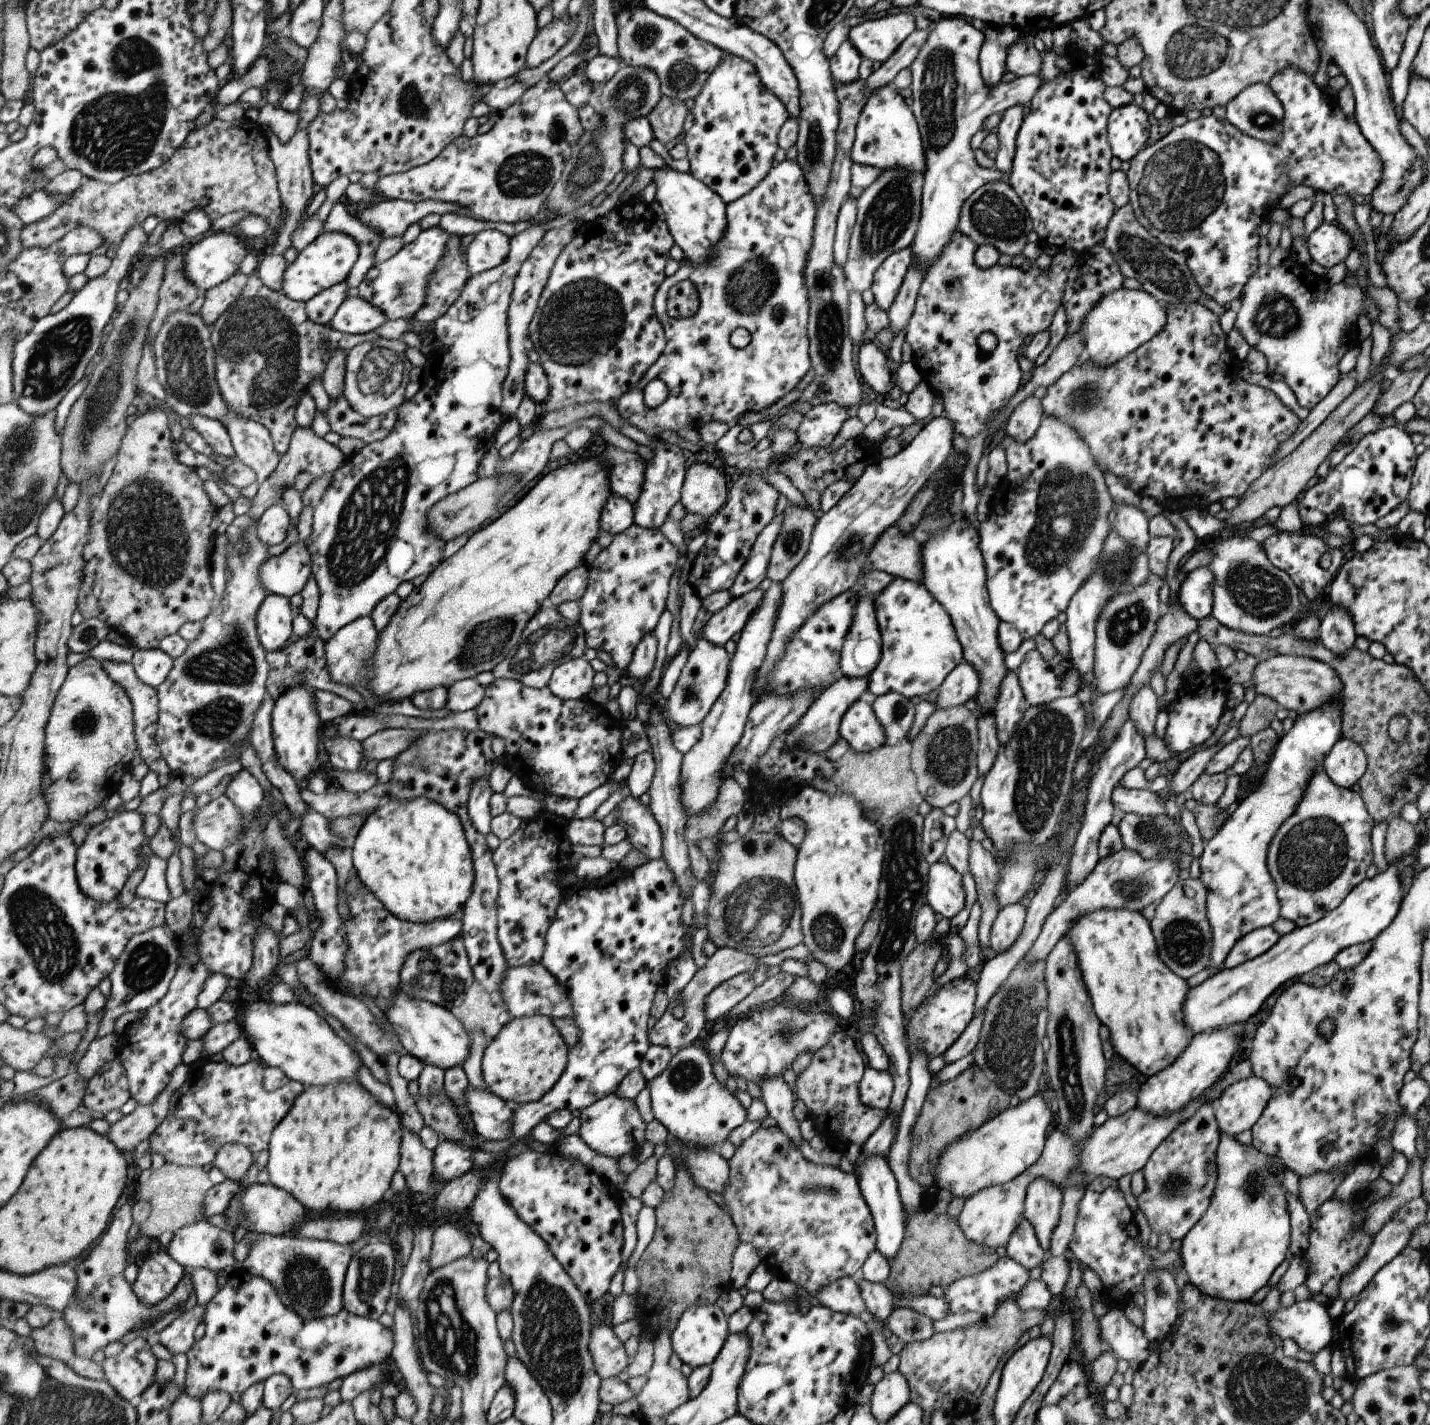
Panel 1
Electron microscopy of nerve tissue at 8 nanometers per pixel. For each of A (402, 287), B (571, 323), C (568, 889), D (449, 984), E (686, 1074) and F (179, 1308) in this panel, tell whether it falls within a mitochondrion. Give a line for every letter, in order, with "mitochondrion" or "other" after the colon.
A: mitochondrion
B: mitochondrion
C: other
D: mitochondrion
E: mitochondrion
F: other

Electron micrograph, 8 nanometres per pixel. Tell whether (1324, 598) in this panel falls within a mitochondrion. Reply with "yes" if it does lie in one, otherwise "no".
no

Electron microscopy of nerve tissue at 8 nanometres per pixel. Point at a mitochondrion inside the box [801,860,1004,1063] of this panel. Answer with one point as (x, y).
(826, 932)

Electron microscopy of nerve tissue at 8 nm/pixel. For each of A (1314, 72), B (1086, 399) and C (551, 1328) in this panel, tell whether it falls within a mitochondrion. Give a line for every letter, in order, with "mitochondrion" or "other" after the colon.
A: other
B: mitochondrion
C: mitochondrion

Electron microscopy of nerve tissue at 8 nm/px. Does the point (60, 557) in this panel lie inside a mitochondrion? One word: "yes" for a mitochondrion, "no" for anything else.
no

